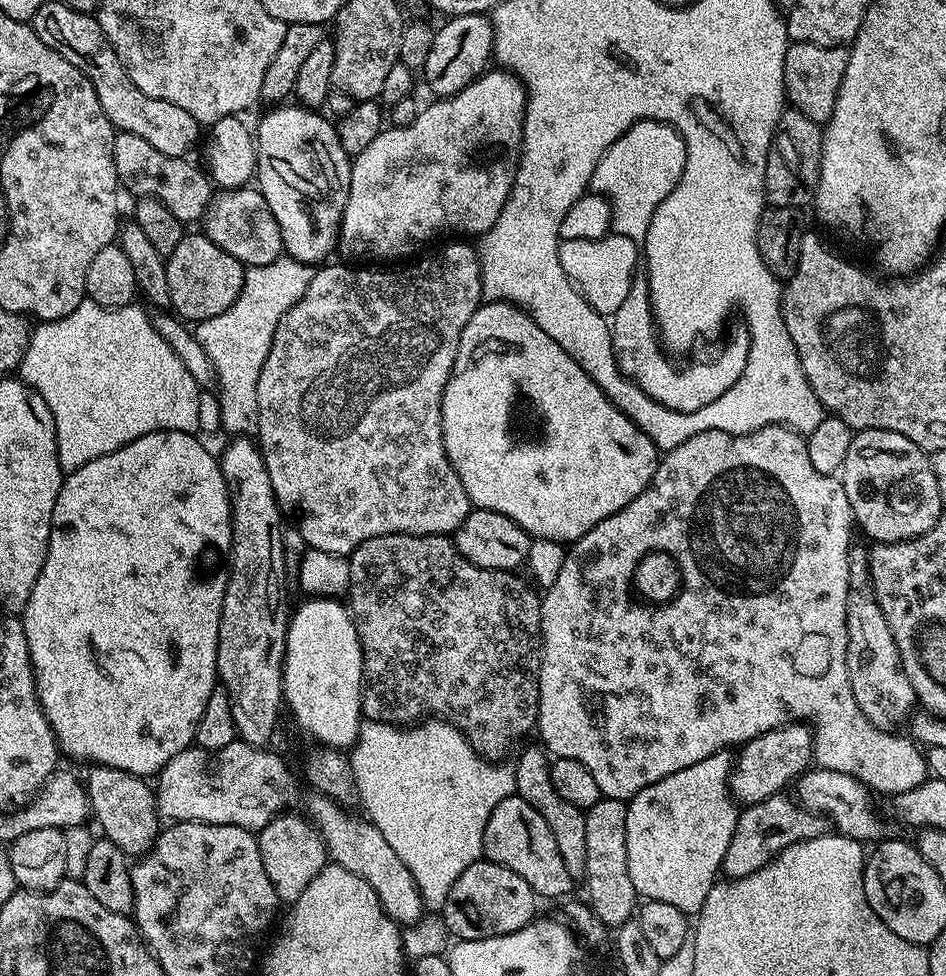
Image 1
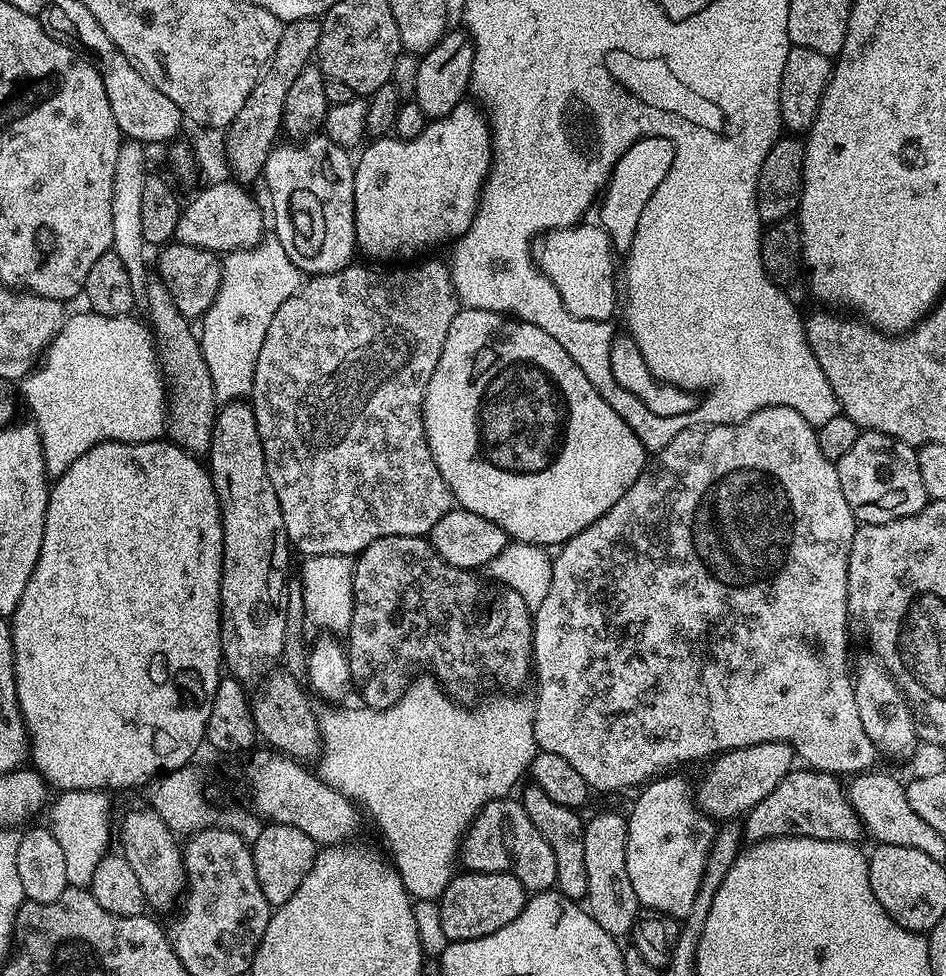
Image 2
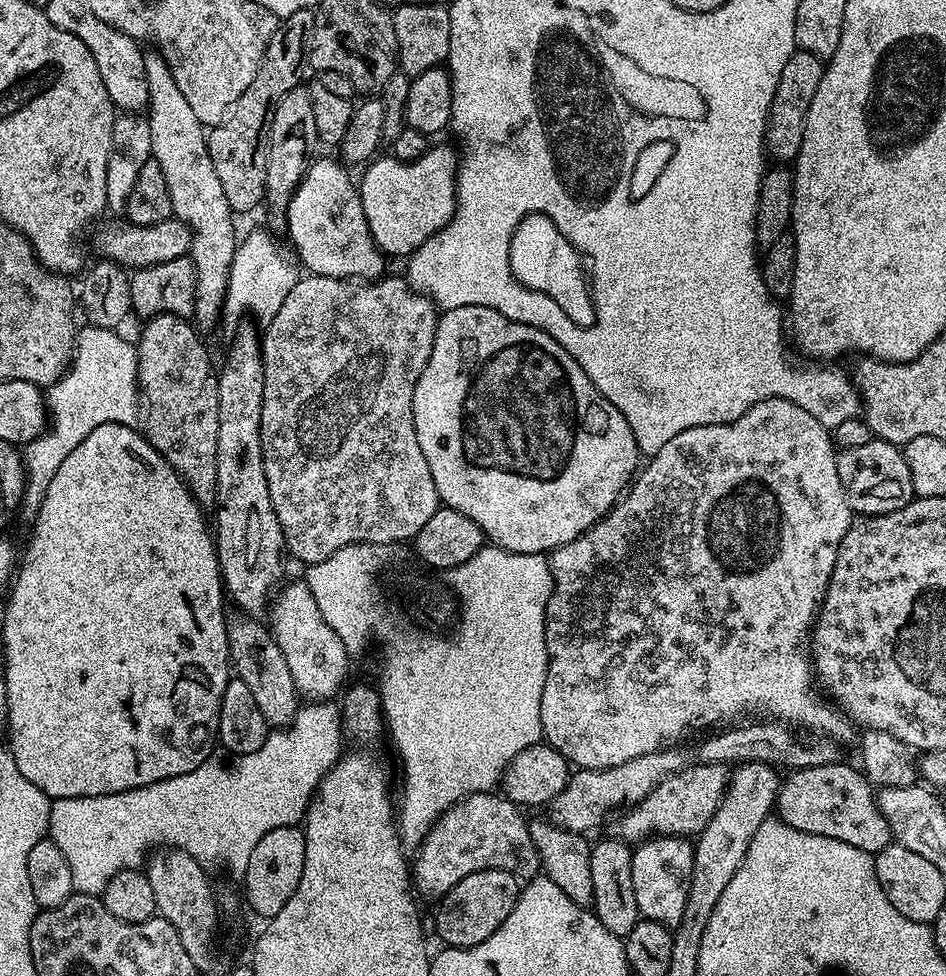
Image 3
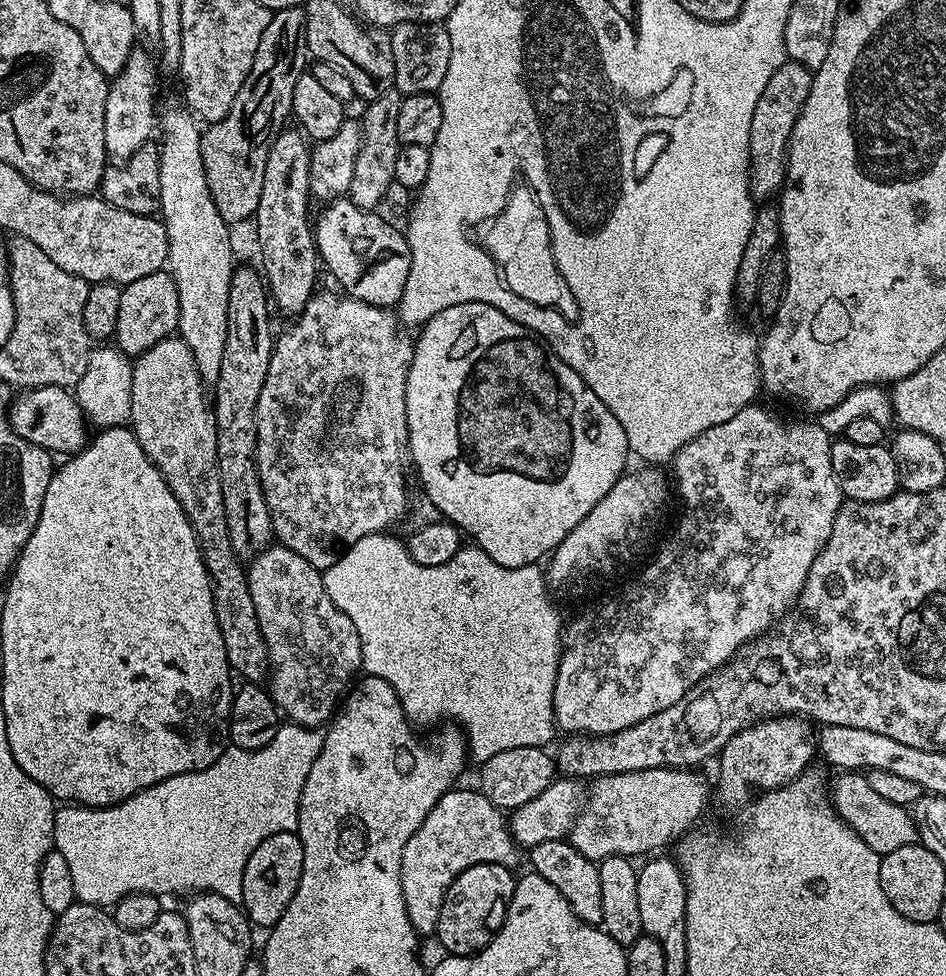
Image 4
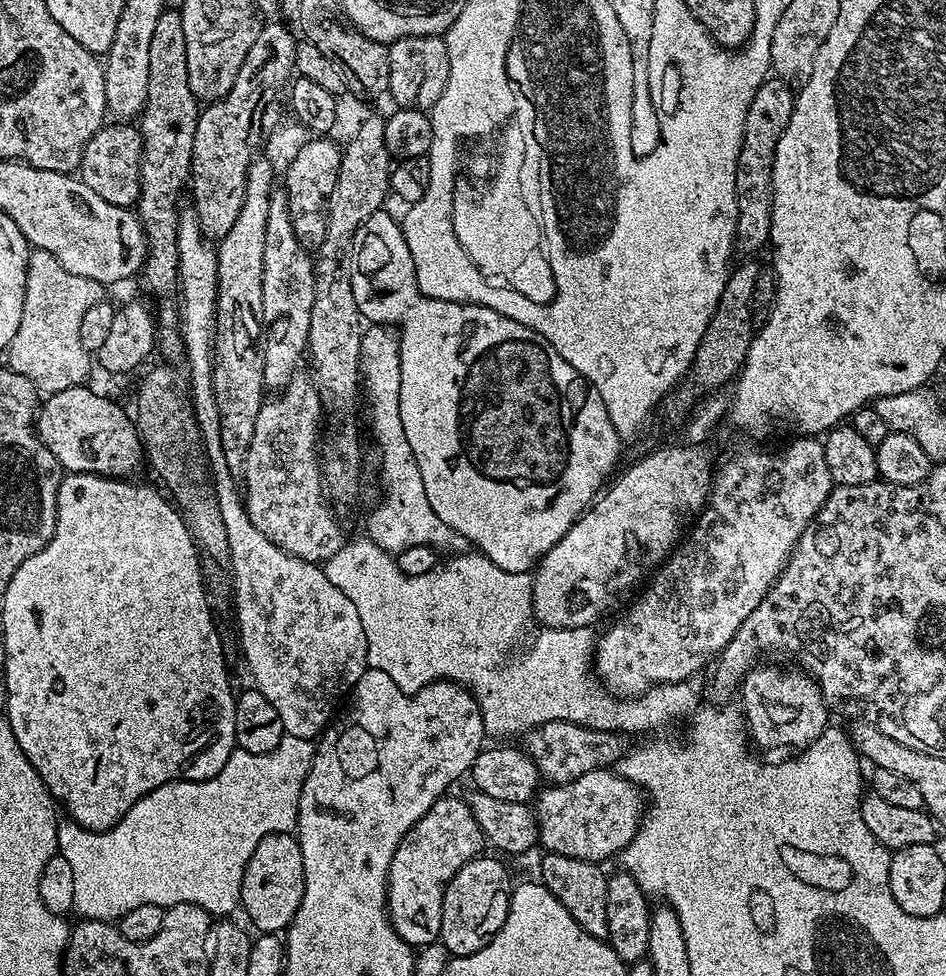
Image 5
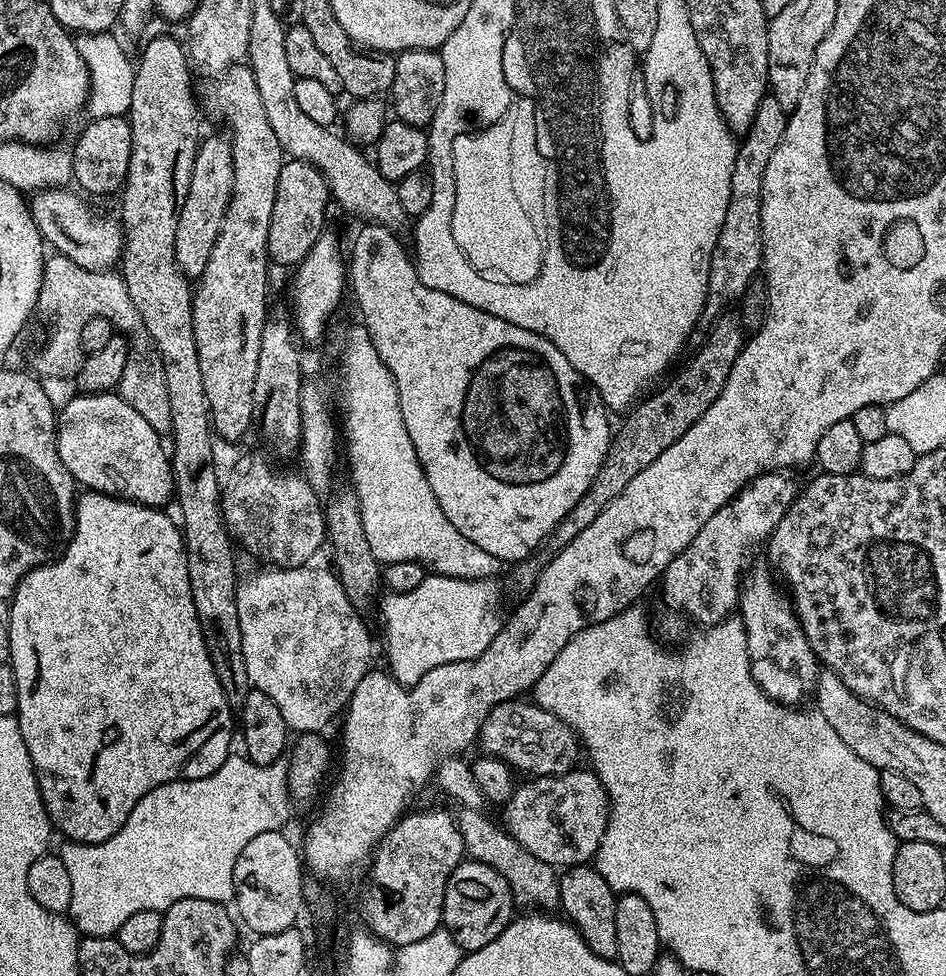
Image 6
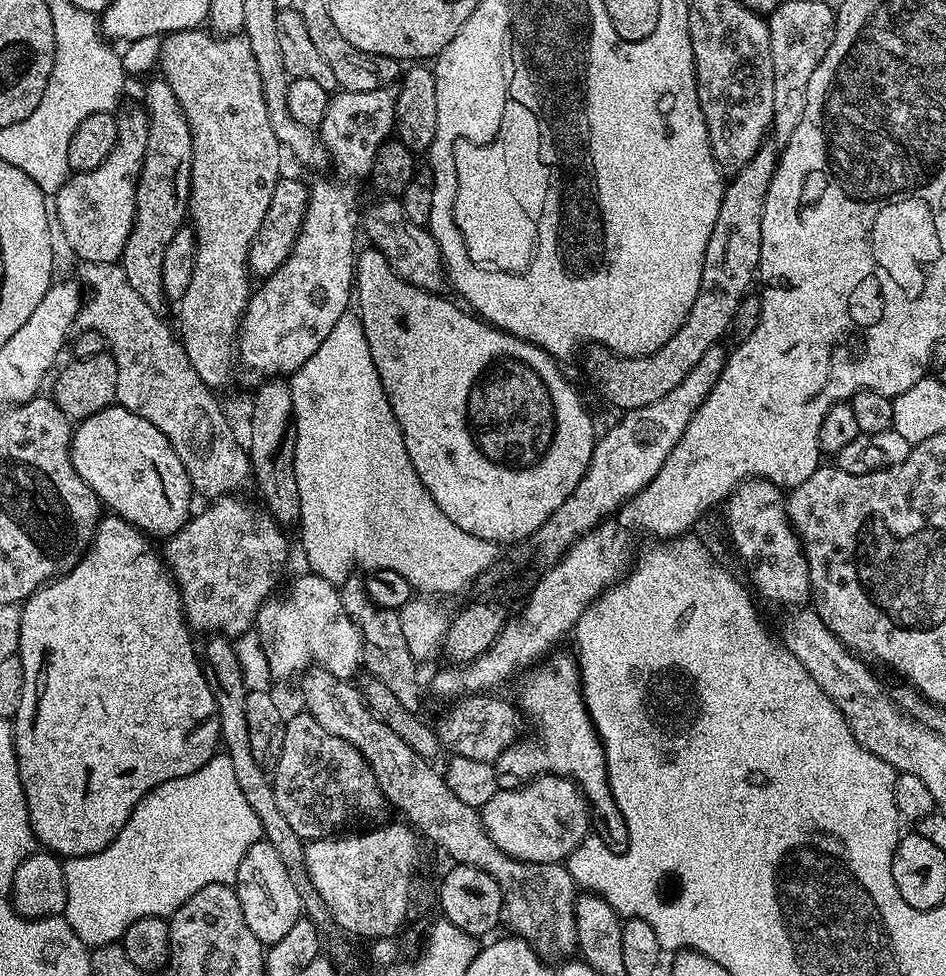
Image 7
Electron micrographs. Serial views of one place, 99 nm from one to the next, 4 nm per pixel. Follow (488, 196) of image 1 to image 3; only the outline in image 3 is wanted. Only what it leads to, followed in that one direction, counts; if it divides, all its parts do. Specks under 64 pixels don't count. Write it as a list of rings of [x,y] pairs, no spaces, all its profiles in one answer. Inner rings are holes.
[[[440,144],[437,148],[436,145],[429,147],[426,154],[413,160],[397,160],[391,154],[384,155],[373,159],[363,169],[363,171],[365,170],[364,177],[359,177],[358,187],[362,198],[362,210],[366,214],[366,222],[370,226],[372,240],[385,257],[407,258],[418,250],[418,246],[422,246],[422,242],[426,242],[431,236],[438,234],[438,230],[442,230],[456,212],[458,152],[455,147],[447,148],[446,145]]]

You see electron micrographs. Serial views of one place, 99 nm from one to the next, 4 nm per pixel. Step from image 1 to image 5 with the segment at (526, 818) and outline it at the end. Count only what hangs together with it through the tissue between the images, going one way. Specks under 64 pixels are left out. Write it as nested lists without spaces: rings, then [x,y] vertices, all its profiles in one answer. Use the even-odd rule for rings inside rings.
[[[453,794],[441,796],[438,802],[413,826],[402,838],[398,850],[394,850],[394,858],[390,862],[388,871],[388,919],[391,920],[394,930],[413,946],[435,944],[440,939],[442,926],[442,898],[449,882],[462,870],[466,862],[476,859],[481,855],[480,844],[485,843],[483,834],[480,833],[478,822],[470,810],[467,799],[460,800]]]

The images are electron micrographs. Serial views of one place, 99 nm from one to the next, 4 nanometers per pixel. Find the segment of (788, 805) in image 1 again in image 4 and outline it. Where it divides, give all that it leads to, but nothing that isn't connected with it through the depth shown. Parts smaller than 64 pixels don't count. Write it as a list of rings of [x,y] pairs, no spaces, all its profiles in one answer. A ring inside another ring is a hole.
[[[844,770],[839,773],[836,781],[830,784],[830,799],[836,813],[880,856],[891,854],[901,846],[910,846],[920,839],[916,823],[908,808],[898,806],[888,799],[880,797],[874,790],[870,790],[870,782],[867,775],[860,770]]]

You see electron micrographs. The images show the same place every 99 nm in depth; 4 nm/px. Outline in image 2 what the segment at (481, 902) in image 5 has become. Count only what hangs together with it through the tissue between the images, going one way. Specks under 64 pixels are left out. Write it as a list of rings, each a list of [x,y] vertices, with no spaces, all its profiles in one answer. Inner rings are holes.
[[[461,871],[453,875],[440,895],[440,928],[444,931],[445,941],[473,940],[486,938],[486,934],[494,934],[494,930],[502,930],[518,914],[522,914],[526,893],[522,882],[508,872],[469,872]]]

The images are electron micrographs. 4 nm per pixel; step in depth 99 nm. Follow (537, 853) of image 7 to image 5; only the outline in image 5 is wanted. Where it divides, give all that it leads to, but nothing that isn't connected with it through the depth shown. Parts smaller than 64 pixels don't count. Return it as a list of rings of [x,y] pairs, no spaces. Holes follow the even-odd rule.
[[[607,768],[590,770],[582,774],[582,778],[574,778],[574,782],[552,784],[541,791],[534,800],[536,825],[540,831],[539,847],[544,852],[566,854],[566,858],[582,858],[593,862],[605,862],[623,852],[627,844],[634,838],[640,828],[642,813],[646,808],[646,800],[636,785],[630,783],[625,776]]]

